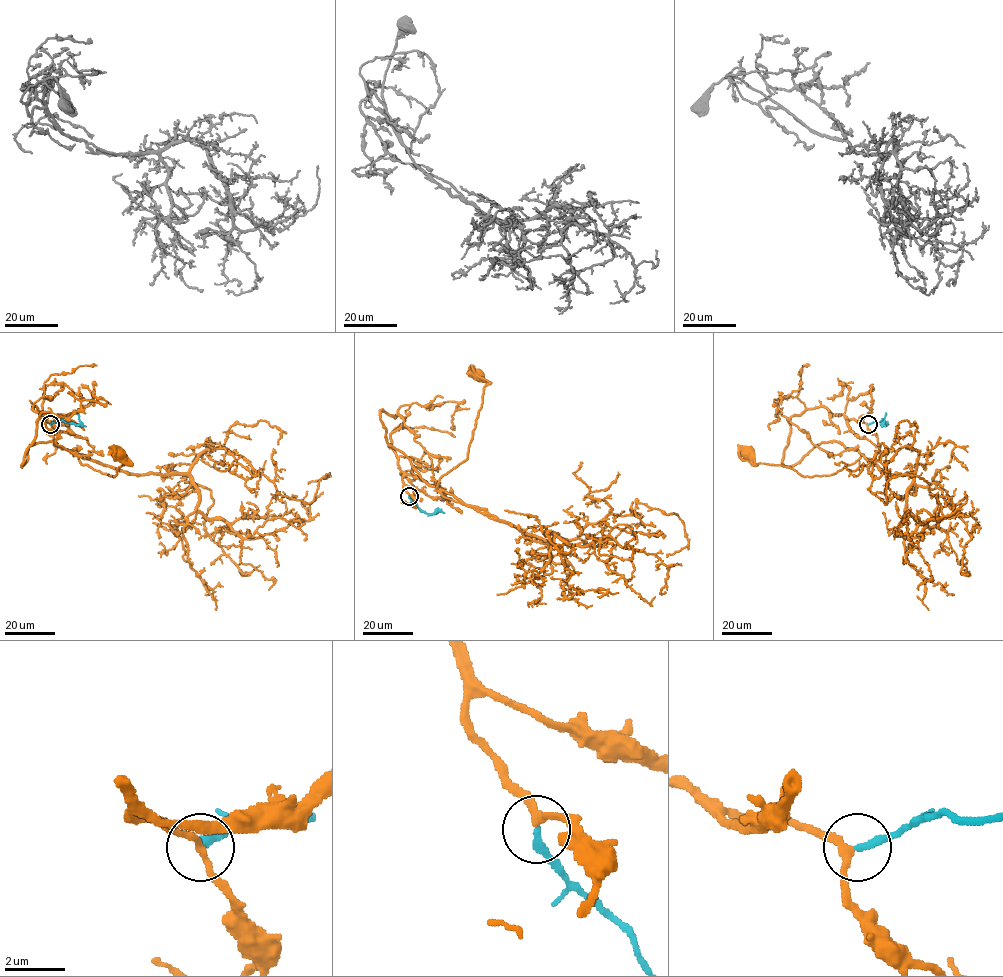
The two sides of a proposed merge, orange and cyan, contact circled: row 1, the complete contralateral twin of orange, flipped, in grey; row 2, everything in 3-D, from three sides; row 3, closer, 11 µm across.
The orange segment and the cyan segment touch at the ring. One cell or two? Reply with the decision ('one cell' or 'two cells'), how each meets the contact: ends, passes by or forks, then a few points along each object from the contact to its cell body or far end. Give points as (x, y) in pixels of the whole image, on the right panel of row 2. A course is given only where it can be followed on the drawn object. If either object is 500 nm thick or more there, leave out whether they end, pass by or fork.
one cell | orange passes by | cyan ends | orange via (868, 424), (819, 406), (788, 419), (785, 466), (822, 442), (858, 451), (831, 475), (803, 476), (748, 454) | cyan via (868, 424), (876, 421), (887, 423), (883, 424), (886, 413)

